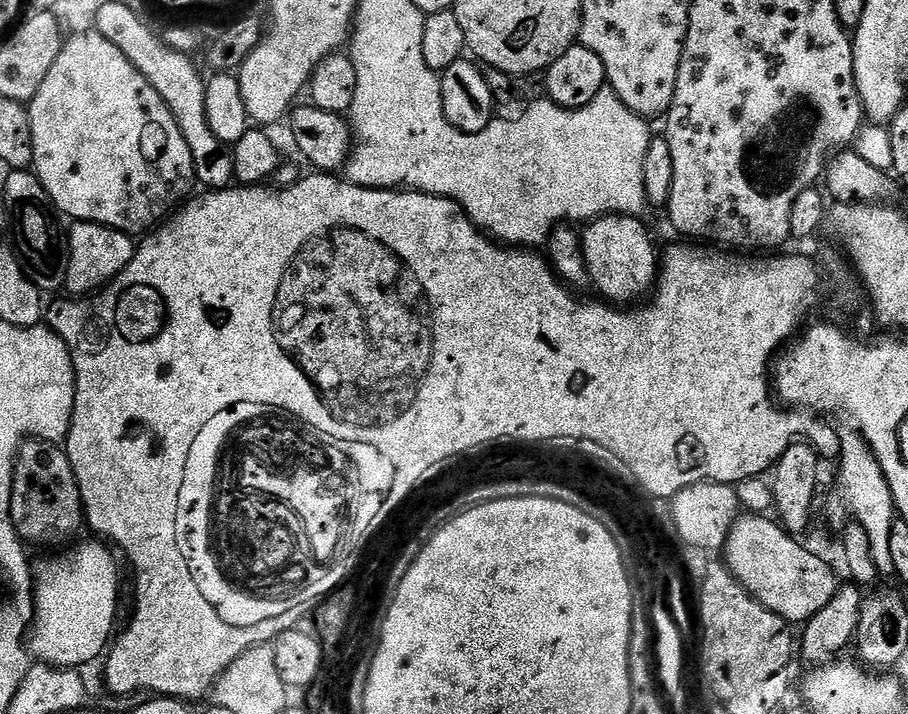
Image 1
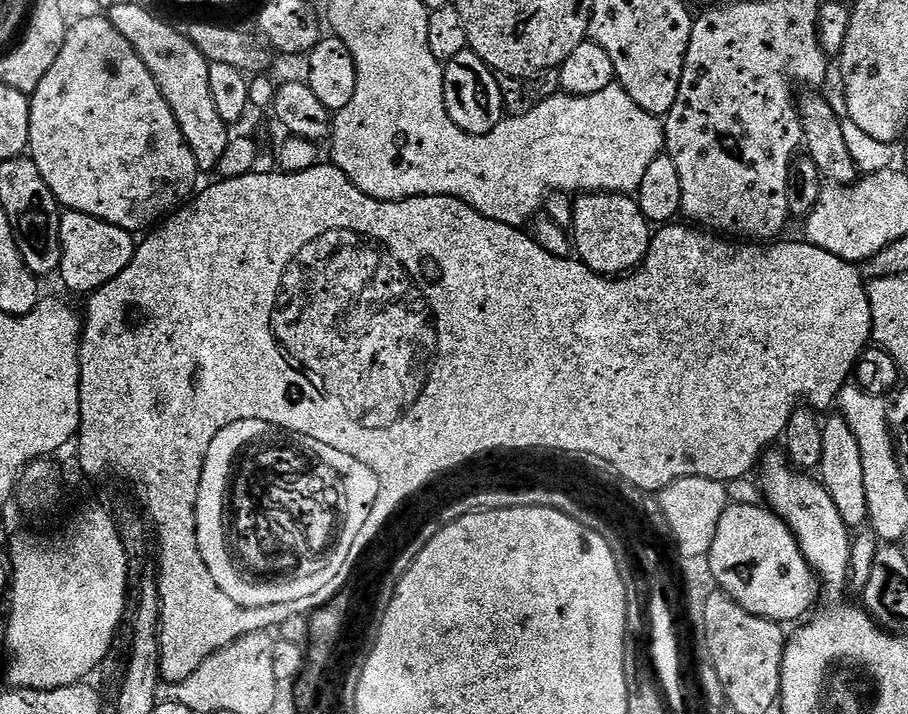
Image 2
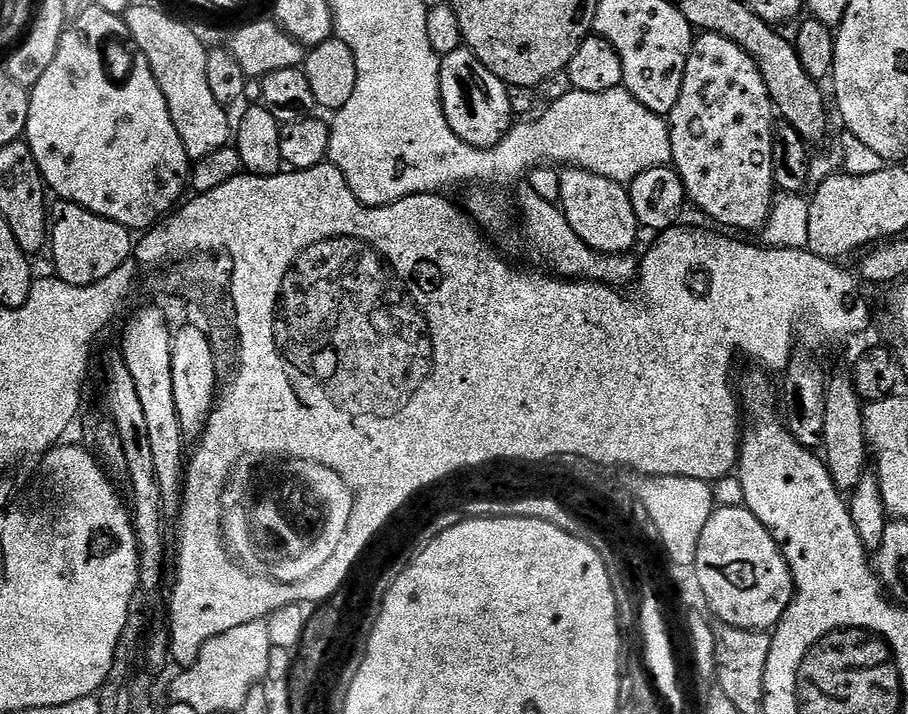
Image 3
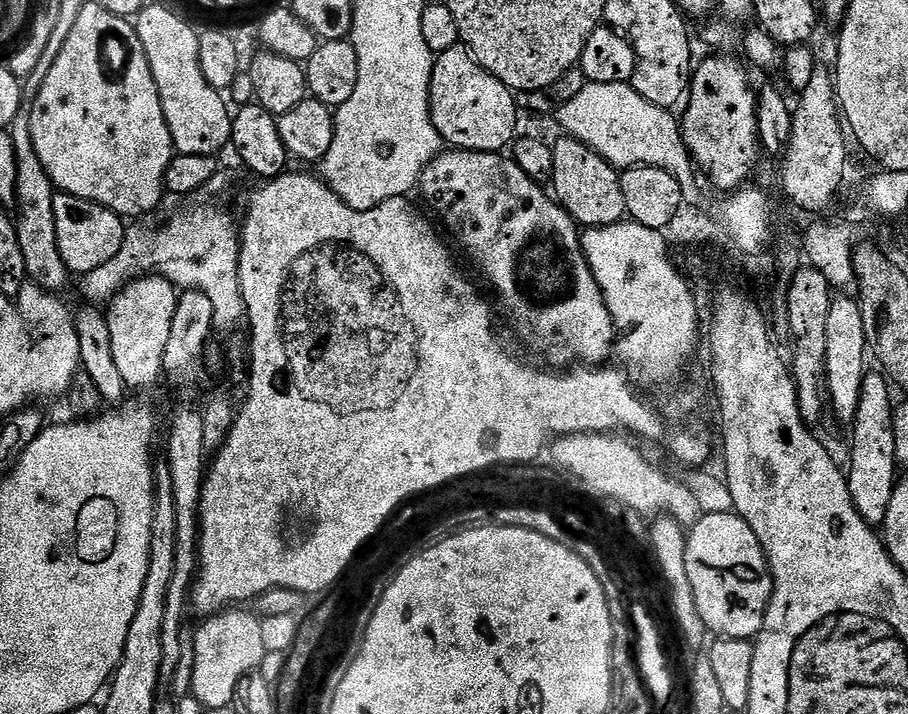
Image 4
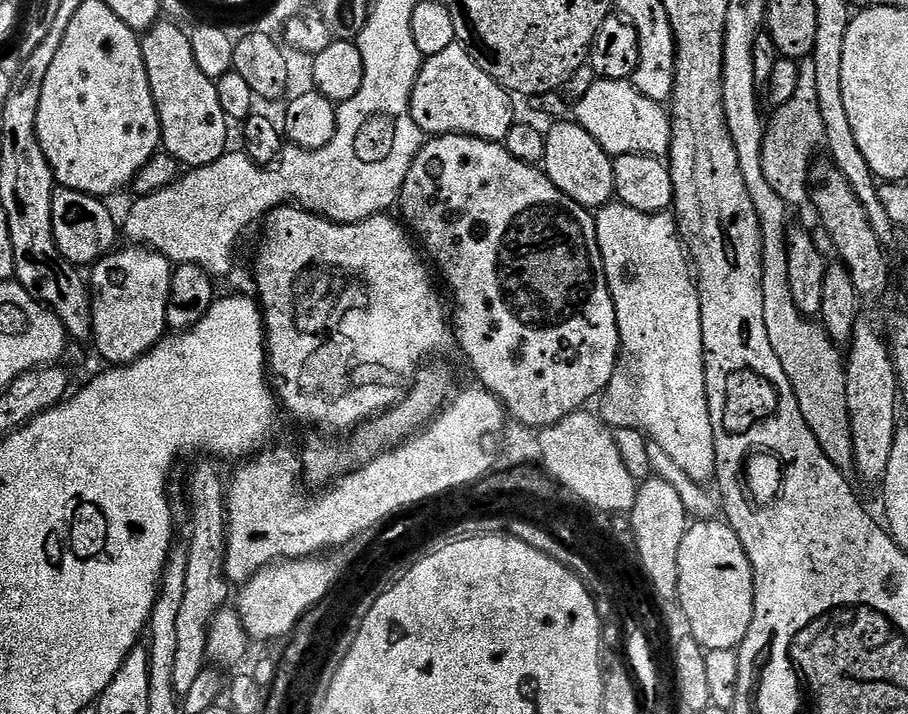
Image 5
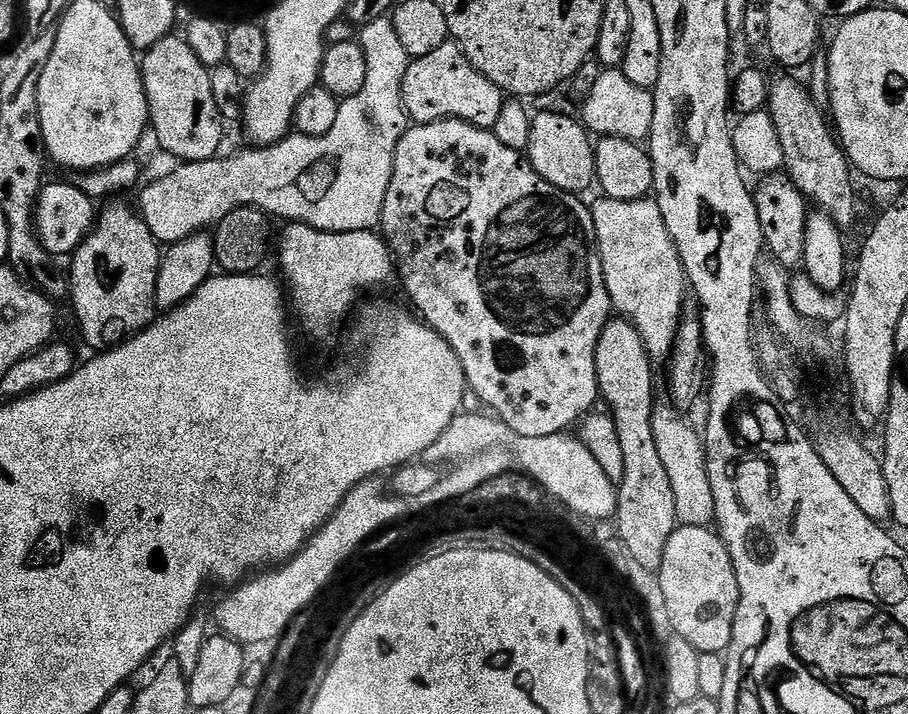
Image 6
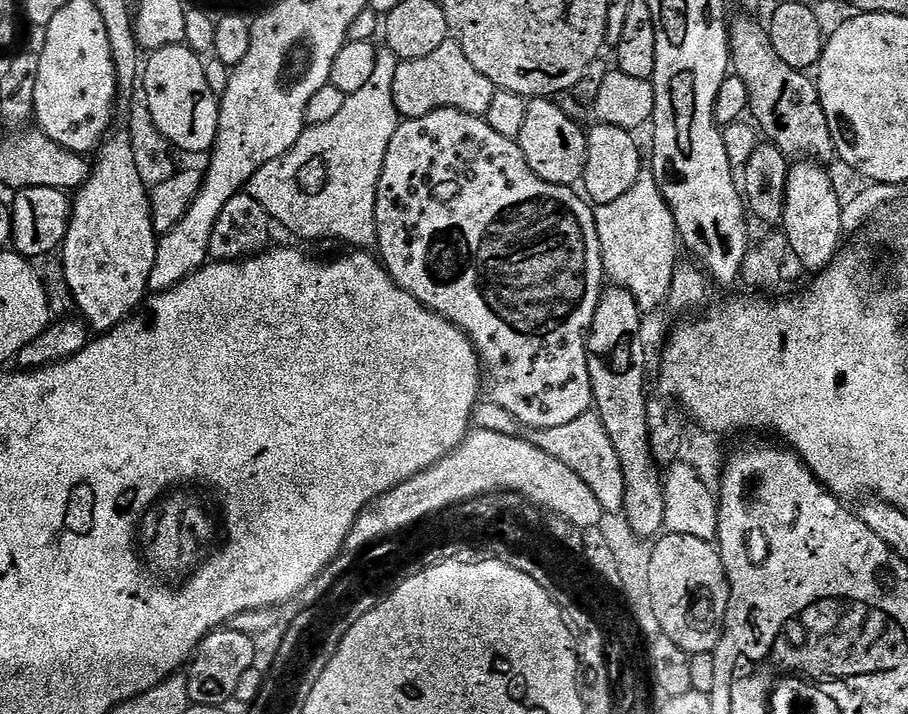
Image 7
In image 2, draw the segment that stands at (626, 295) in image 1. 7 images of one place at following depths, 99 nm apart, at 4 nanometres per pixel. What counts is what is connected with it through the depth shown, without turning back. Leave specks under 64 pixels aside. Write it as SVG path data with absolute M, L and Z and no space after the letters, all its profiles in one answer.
M618 192L581 193L575 197L574 222L571 226L570 236L577 257L588 268L596 273L611 277L620 276L639 267L648 253L652 241L652 225L645 215L641 213L640 204L635 197Z

